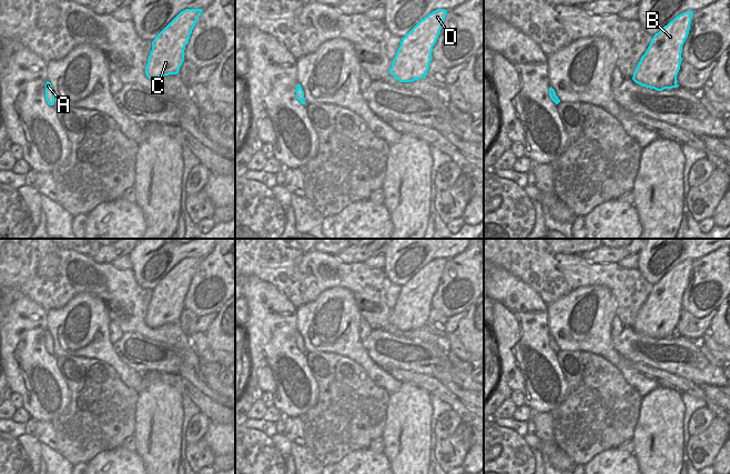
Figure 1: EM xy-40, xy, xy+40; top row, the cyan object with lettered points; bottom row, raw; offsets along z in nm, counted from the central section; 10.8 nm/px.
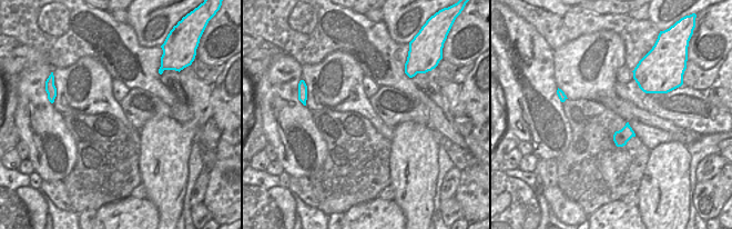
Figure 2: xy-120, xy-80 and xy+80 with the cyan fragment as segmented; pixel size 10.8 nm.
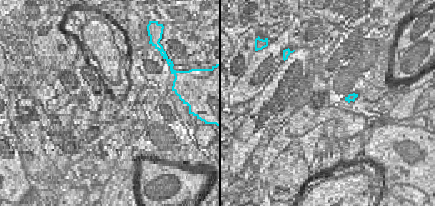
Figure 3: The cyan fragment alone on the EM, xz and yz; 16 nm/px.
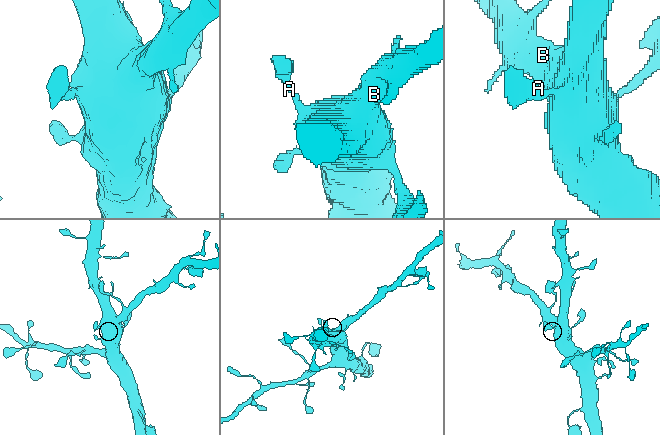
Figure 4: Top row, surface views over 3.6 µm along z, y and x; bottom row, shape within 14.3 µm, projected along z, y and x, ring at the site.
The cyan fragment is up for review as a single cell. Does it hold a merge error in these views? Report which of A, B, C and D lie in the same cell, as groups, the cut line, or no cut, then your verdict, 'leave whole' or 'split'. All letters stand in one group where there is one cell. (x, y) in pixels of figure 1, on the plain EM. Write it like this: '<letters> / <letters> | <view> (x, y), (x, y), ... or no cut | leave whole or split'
A B C D | no cut | leave whole

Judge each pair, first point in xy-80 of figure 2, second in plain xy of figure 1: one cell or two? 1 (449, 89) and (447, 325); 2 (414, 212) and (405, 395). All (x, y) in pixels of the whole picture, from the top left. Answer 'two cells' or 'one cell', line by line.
1: two cells
2: one cell

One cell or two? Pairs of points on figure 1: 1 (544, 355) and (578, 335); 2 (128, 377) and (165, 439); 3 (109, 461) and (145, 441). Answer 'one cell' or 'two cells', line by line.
1: two cells
2: two cells
3: two cells

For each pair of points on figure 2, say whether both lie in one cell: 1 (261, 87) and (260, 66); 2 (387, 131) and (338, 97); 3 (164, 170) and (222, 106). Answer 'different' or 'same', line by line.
1: different
2: same
3: different

